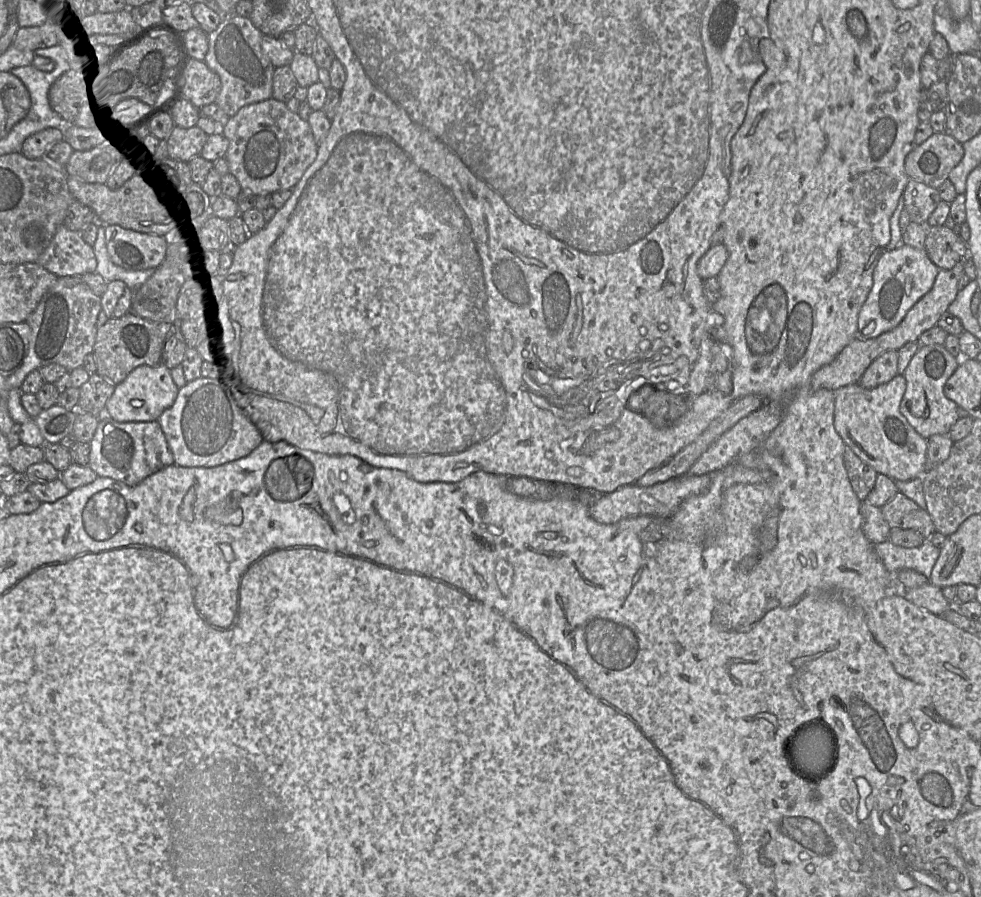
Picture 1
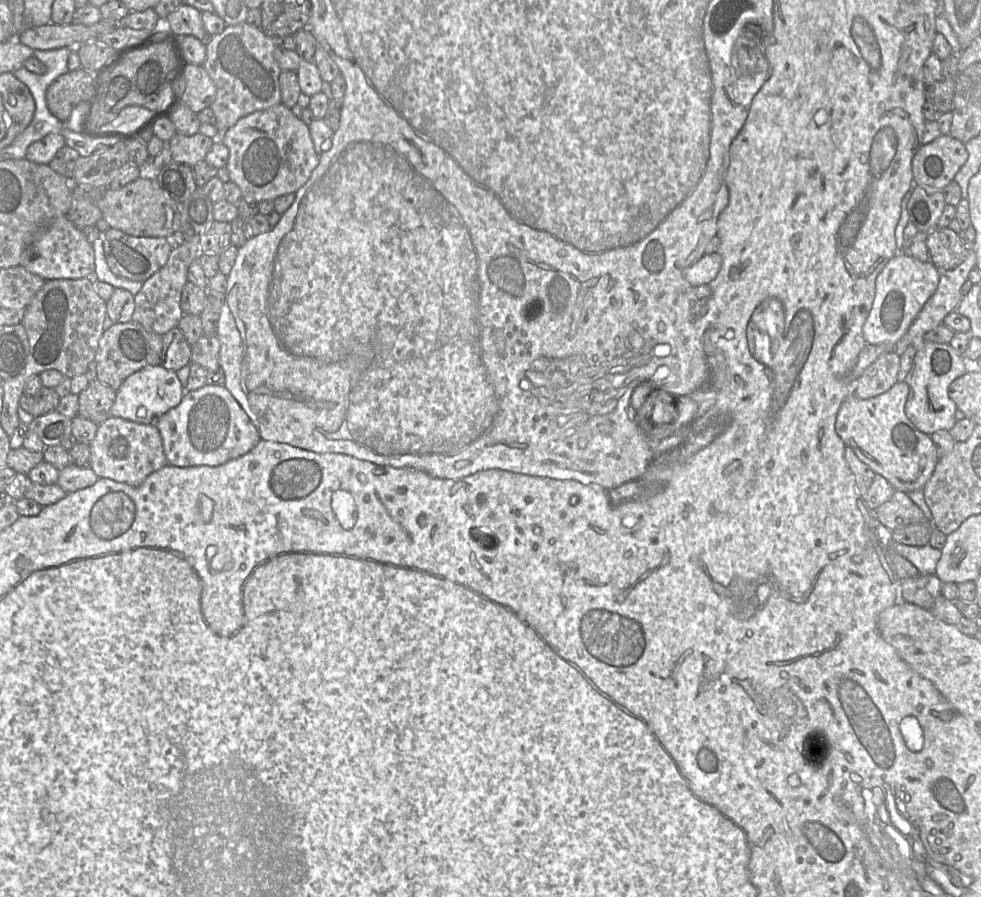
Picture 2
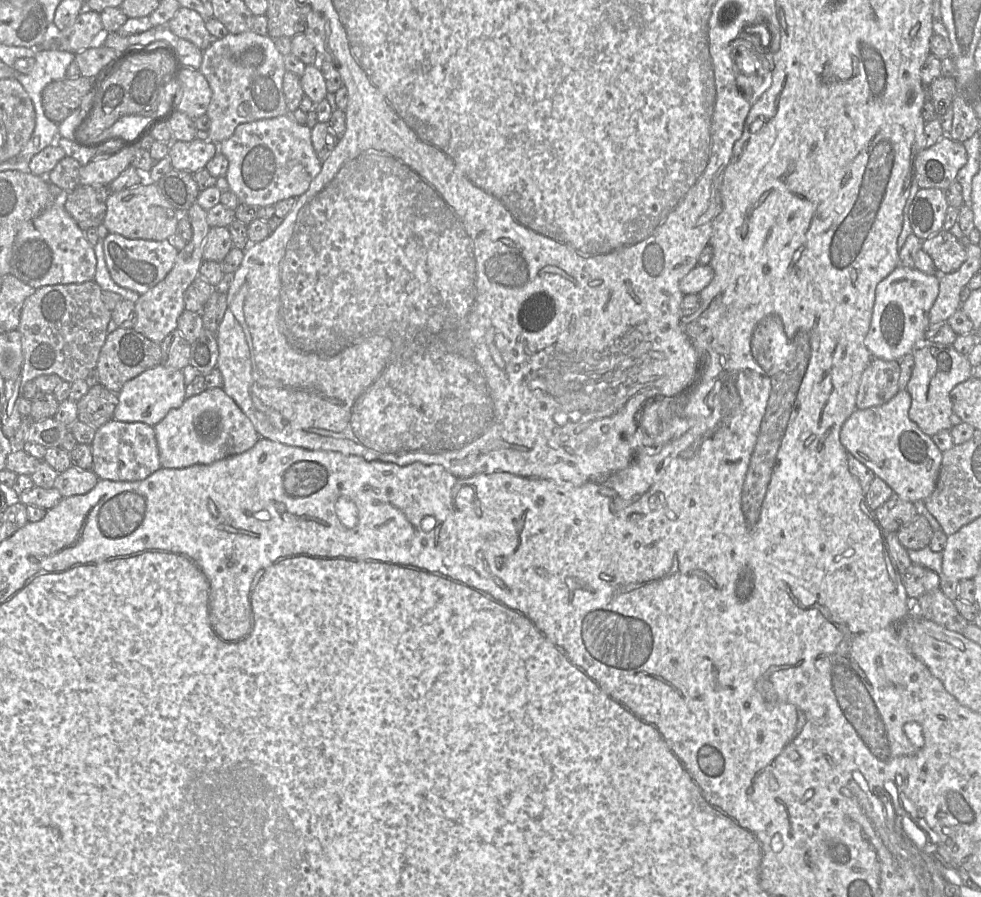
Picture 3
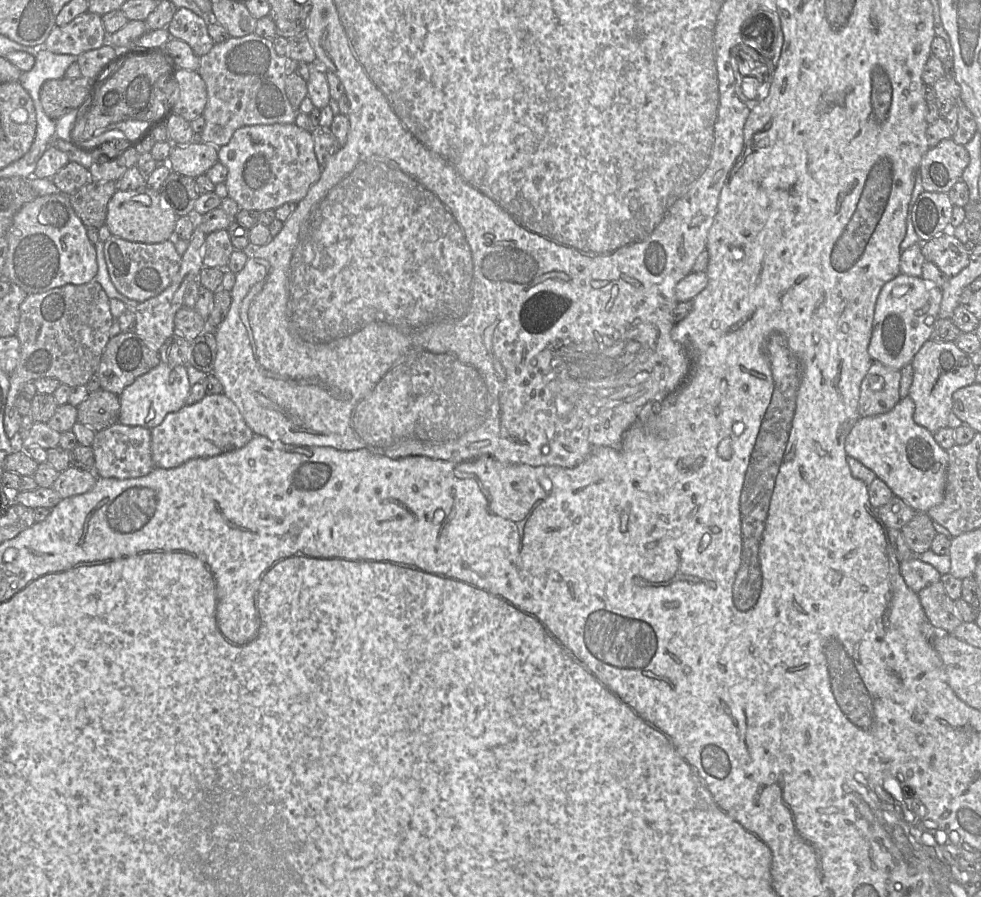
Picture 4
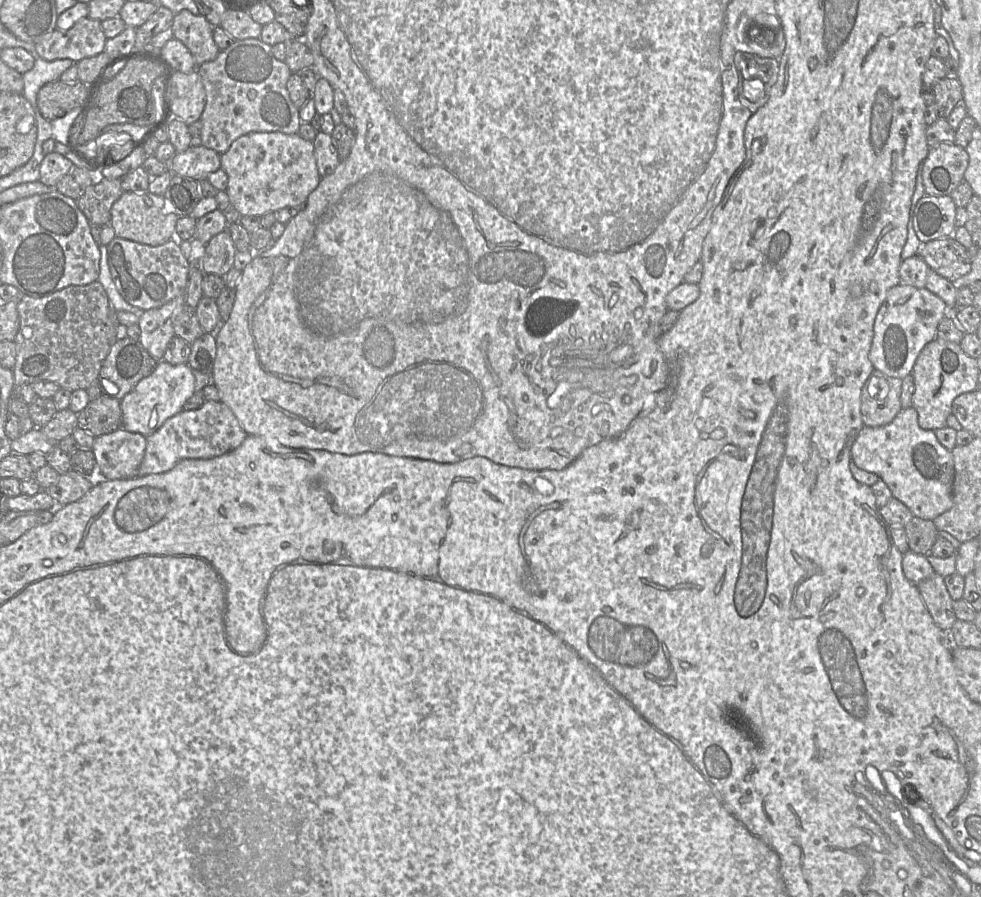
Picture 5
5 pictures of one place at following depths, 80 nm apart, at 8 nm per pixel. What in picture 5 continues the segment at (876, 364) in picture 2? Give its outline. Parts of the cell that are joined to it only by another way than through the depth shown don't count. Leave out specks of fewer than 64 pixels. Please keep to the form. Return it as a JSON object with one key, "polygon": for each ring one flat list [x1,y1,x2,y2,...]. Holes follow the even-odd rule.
{"polygon":[[874,369,862,388,861,415,865,426,891,423,902,410,902,379]]}

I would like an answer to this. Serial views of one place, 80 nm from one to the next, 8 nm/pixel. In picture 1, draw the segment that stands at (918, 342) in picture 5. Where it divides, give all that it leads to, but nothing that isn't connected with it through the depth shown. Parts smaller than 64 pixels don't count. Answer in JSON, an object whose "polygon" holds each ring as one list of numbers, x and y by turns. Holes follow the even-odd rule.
{"polygon":[[900,244,886,250,873,272,873,285,858,315,857,336,875,338,897,327,909,310,933,287,940,269,931,261,925,249]]}

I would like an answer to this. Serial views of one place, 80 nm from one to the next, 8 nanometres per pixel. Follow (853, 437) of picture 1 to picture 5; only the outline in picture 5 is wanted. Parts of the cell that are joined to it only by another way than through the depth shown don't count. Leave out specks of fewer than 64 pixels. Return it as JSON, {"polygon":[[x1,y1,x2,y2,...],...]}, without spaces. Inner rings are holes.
{"polygon":[[910,406,902,408,894,420,884,426,863,426,851,447,851,460,861,469,879,476,890,488,894,498,904,503,913,516,934,520,953,505,954,465,951,451,942,446,933,430,922,429,918,424,918,414]]}

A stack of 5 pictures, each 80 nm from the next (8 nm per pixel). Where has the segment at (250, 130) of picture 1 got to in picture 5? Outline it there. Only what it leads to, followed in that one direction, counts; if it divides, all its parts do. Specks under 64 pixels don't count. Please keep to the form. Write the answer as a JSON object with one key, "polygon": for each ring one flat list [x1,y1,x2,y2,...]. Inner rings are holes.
{"polygon":[[250,132,238,137,233,141,229,149,221,154,221,168,228,176,228,187,226,193,229,197,230,203,235,207,235,209,237,209,241,216,262,216,270,212,274,213,286,207,303,206,310,193,317,188,322,179,316,165,313,142,303,139,299,134,285,134,282,132]]}

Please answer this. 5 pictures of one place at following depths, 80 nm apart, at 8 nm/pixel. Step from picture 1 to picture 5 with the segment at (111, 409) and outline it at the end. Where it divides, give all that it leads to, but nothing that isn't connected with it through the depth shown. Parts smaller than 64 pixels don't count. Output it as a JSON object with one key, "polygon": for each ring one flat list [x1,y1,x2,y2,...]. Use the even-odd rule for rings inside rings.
{"polygon":[[161,360,149,376,141,379,134,389,121,399,121,428,147,437,157,431,168,418,184,410,183,405,194,392,195,377,187,363,172,365]]}

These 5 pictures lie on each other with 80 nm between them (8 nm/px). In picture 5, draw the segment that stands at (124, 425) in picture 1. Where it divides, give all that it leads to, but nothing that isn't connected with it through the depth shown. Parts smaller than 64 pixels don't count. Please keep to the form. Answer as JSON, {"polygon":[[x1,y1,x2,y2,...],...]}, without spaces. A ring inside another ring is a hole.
{"polygon":[[123,428,96,437,91,448,97,464,96,479,137,477,146,445,147,437]]}

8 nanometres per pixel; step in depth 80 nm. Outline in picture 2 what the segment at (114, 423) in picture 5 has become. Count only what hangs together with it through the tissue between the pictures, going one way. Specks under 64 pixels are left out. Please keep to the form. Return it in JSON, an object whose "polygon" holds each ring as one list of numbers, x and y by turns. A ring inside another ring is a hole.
{"polygon":[[98,379,78,394,78,415,99,425,111,416,116,391]]}

